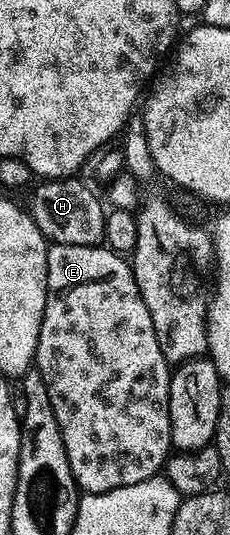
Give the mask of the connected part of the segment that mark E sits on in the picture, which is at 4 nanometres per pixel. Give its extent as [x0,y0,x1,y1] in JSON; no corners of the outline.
[35,244,171,494]

